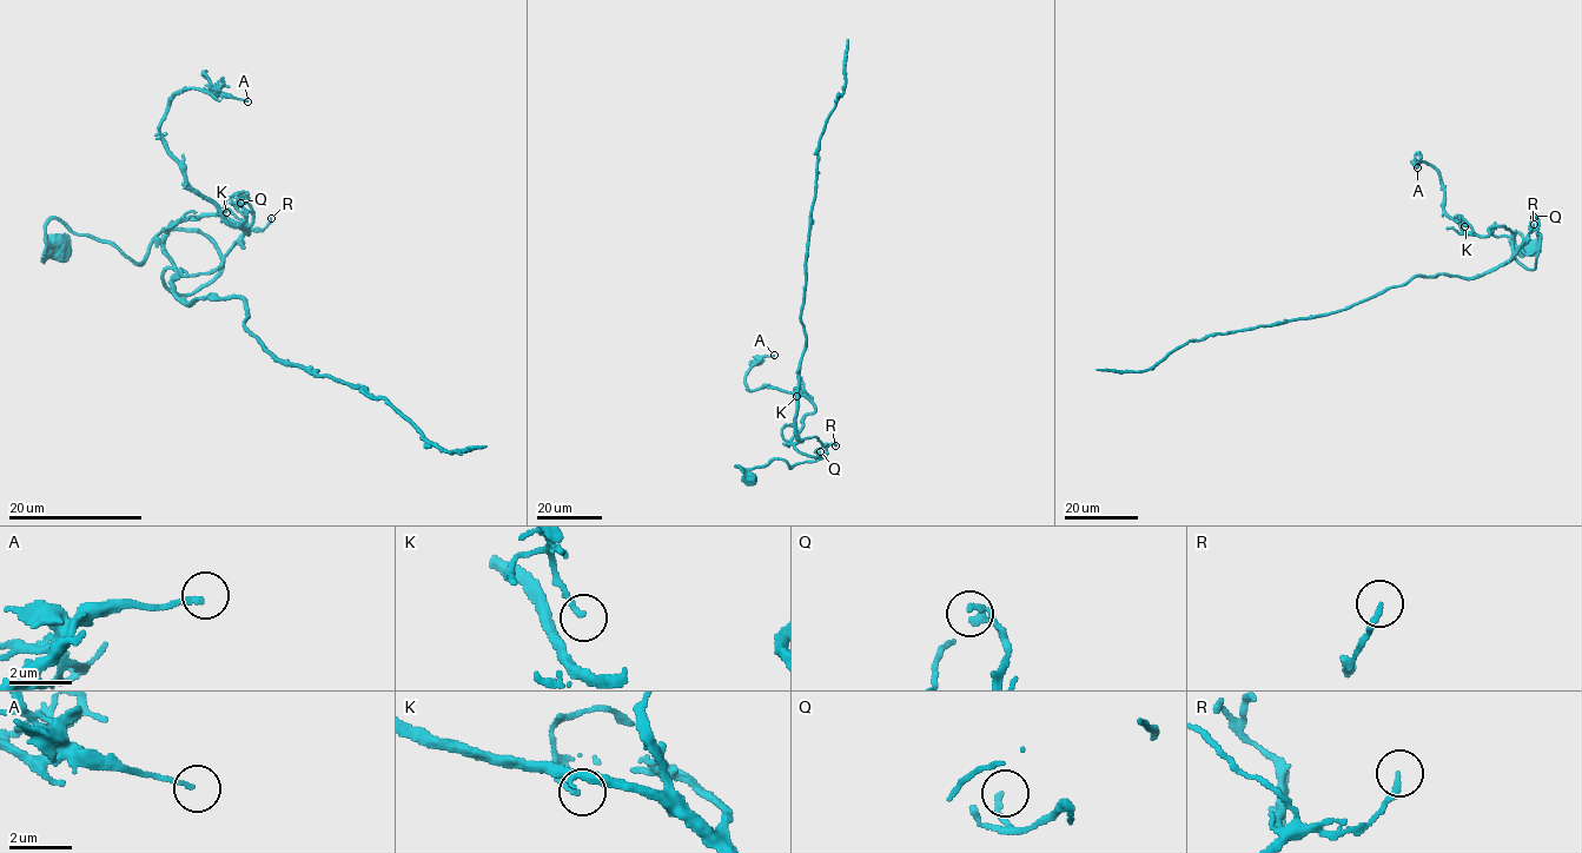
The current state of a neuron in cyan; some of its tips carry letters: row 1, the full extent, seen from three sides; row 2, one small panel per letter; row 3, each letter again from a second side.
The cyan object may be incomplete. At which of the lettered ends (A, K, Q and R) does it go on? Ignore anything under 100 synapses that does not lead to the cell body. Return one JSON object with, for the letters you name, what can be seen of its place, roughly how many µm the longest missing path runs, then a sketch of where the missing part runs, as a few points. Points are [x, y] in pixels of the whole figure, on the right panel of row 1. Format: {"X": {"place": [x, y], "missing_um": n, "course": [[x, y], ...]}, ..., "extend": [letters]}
{"extend": []}

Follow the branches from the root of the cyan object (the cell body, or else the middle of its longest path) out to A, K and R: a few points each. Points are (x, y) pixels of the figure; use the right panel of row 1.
A: (1530, 249), (1515, 233), (1528, 255), (1540, 233), (1529, 270), (1509, 230), (1465, 232), (1438, 172), (1417, 167)
K: (1530, 249), (1515, 233), (1528, 255), (1540, 233), (1529, 270), (1509, 230), (1478, 236), (1460, 217), (1464, 226)
R: (1530, 249), (1514, 243), (1517, 232), (1528, 255), (1540, 233), (1539, 253), (1533, 269), (1511, 260), (1534, 224)

